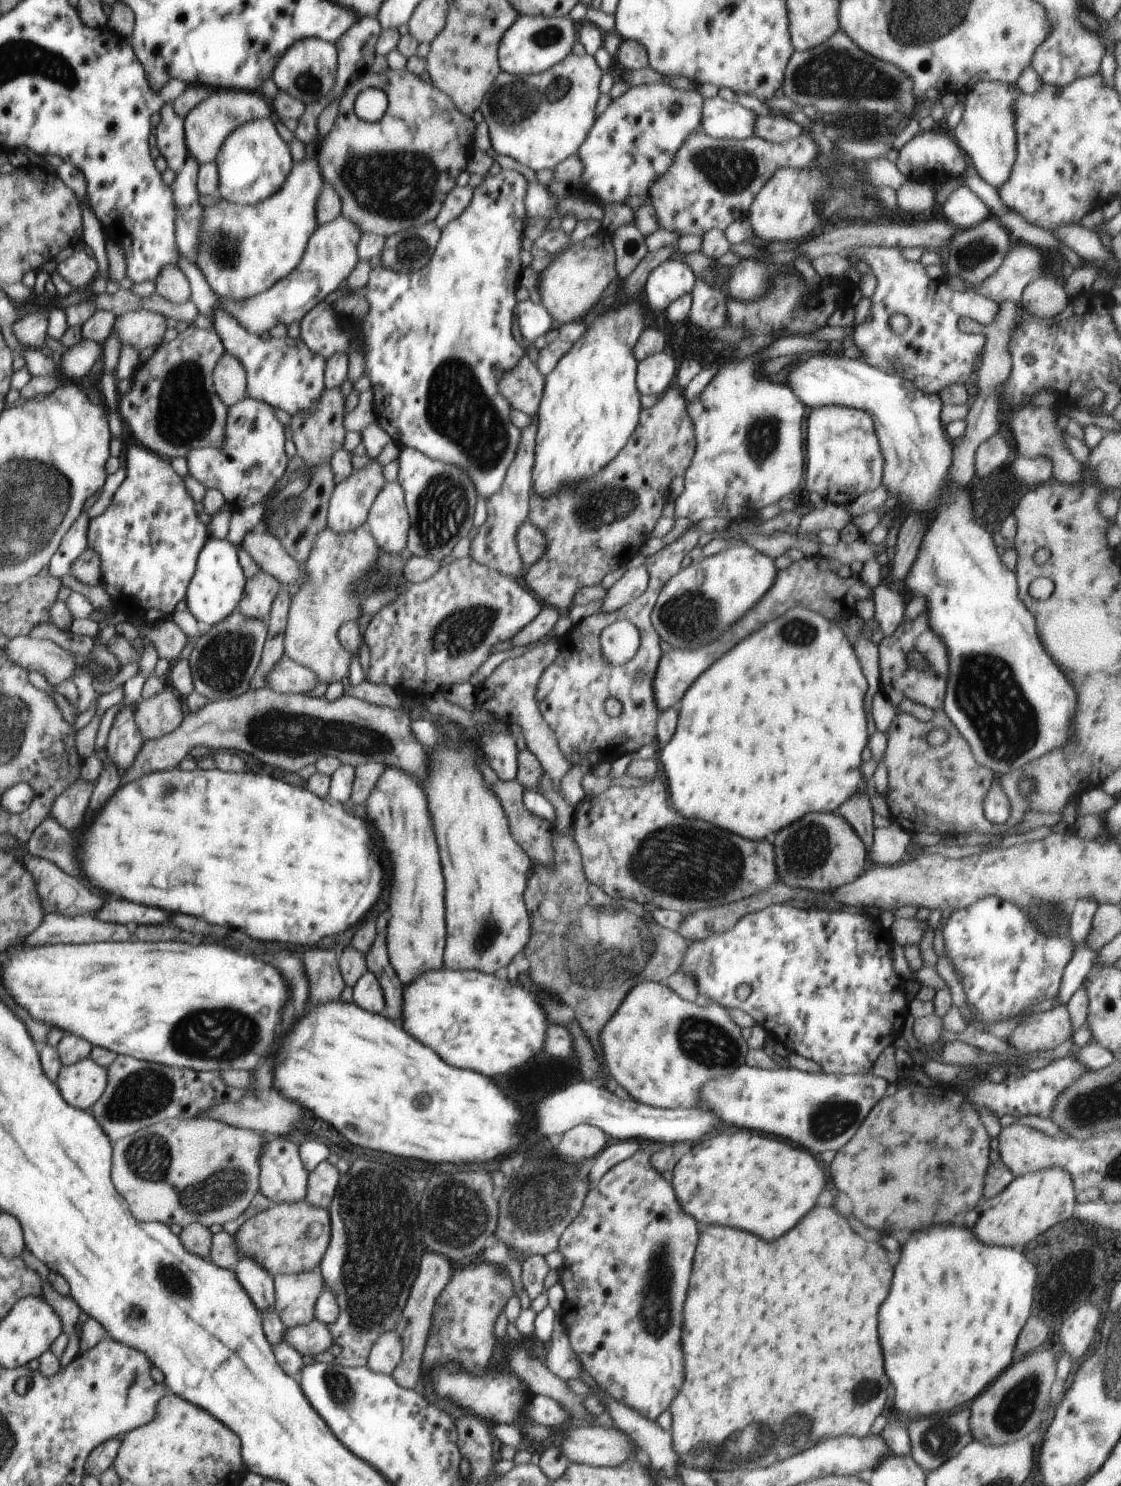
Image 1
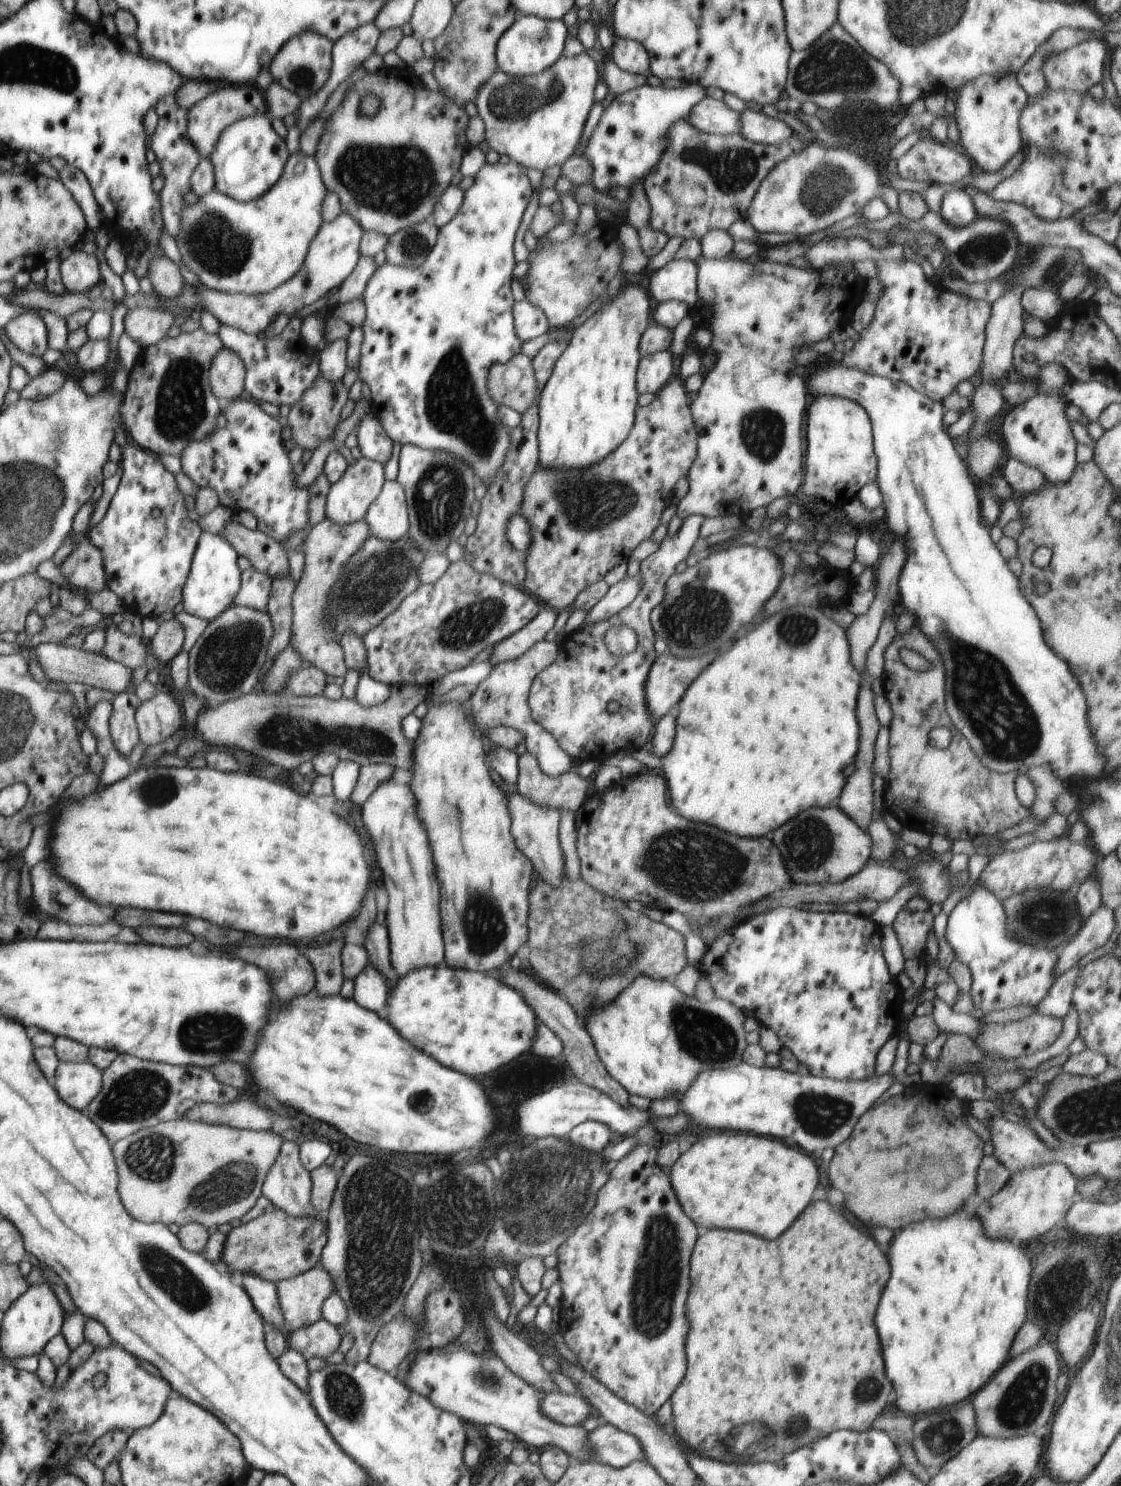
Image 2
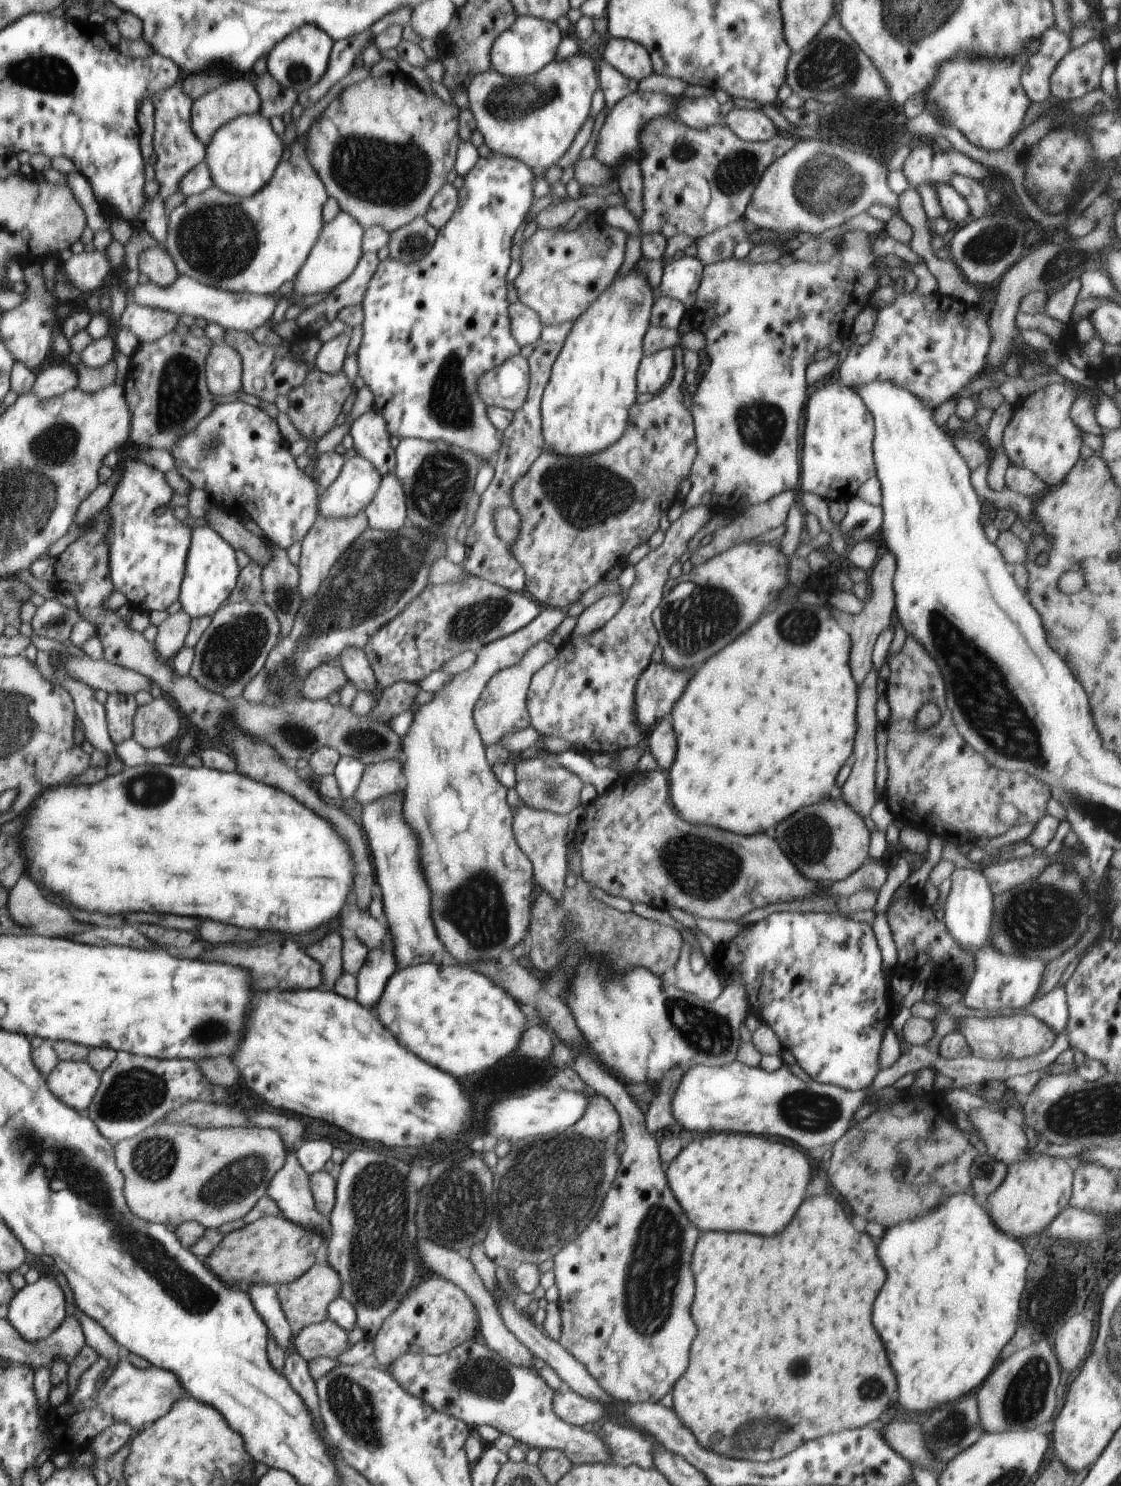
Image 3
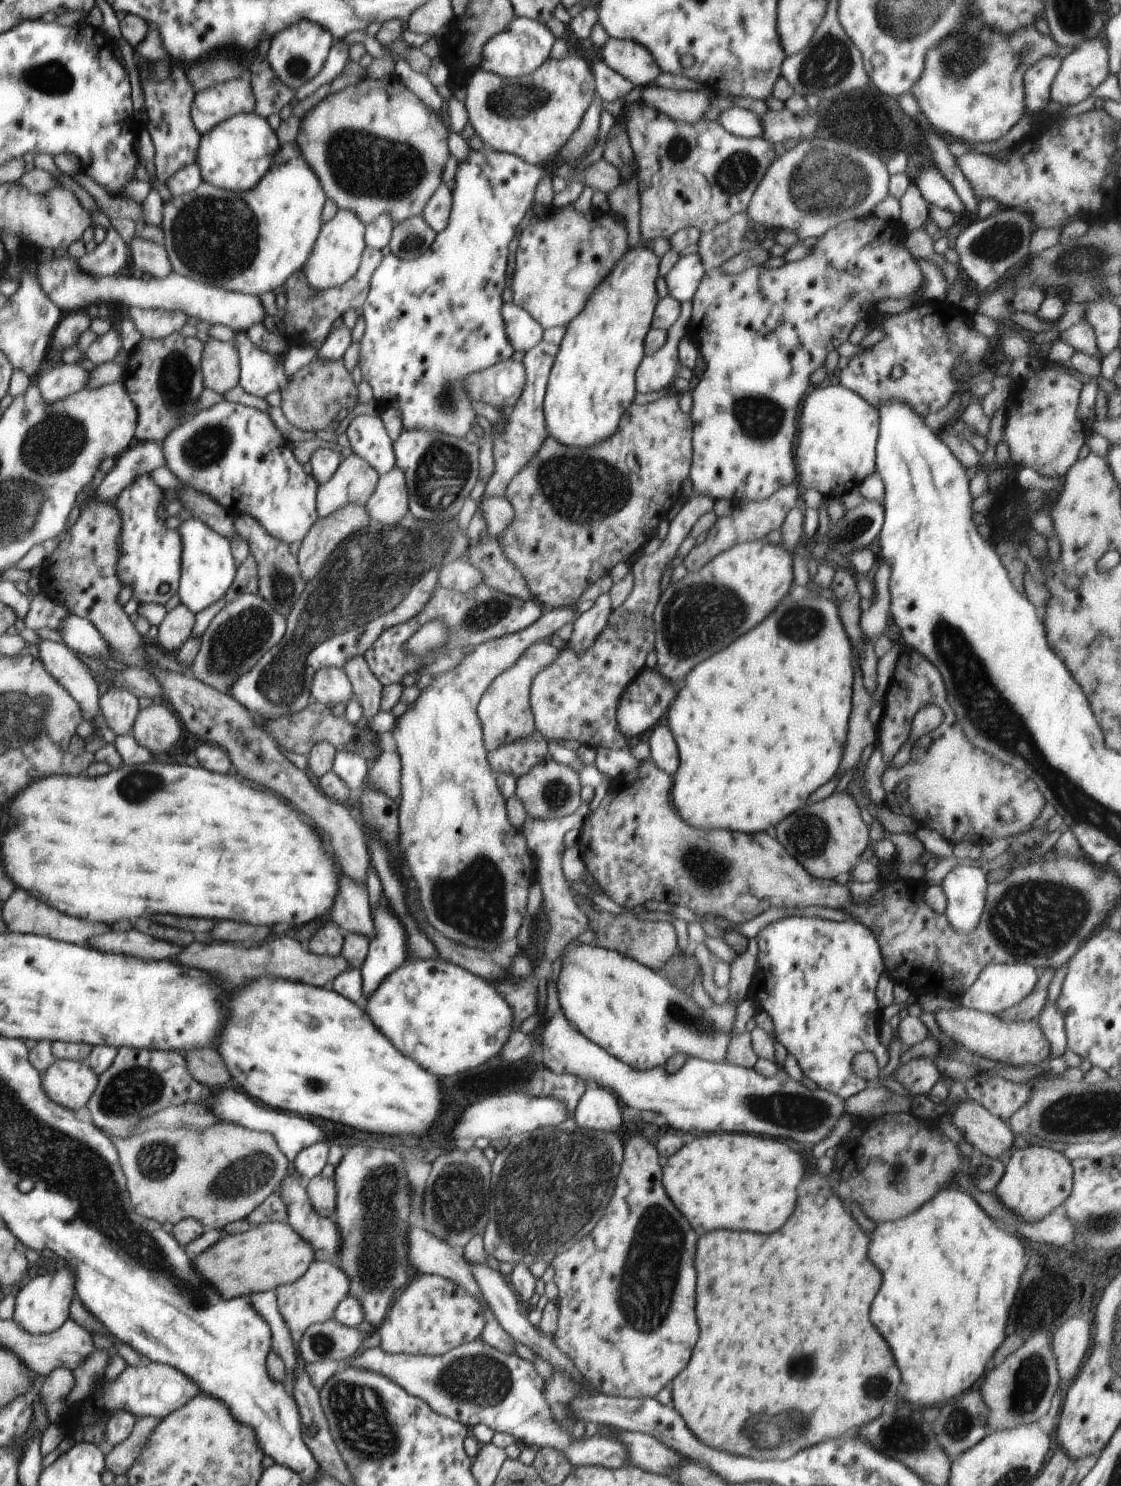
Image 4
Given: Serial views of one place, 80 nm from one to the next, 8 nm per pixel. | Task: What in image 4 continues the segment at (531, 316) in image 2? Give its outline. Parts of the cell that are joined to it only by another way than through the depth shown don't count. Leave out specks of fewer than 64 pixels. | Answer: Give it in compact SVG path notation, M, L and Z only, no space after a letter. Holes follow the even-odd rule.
M504 303L501 308L505 331L513 350L528 352L543 340L542 325L536 322L524 308L517 304Z

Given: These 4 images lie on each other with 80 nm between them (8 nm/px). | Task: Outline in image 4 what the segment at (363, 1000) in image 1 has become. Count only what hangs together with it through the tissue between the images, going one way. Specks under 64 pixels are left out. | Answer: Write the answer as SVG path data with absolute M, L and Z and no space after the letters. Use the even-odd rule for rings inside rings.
M388 906L374 908L372 916L374 936L369 940L367 957L360 968L366 998L377 990L386 976L406 962L406 932L400 920Z

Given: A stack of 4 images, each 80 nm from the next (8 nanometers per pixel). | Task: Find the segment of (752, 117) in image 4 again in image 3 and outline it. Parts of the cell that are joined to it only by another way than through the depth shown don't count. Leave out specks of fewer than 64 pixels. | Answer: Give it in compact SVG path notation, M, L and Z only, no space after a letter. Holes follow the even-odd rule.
M734 107L723 116L723 122L745 141L767 141L780 134L772 120L754 108Z

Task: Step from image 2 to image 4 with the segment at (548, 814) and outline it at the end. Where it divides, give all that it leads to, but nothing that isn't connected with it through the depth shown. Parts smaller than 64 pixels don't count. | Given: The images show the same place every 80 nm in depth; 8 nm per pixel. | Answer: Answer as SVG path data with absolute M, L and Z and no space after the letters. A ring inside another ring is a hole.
M583 801L570 816L559 819L532 819L527 816L523 826L519 828L519 836L524 836L528 851L535 862L536 879L543 892L542 916L547 917L549 927L543 944L543 960L550 964L558 960L570 941L589 930L588 912L576 902L575 896L570 892L561 867L561 858L566 850L563 846L565 834L571 829L580 830L584 819L590 812L589 803ZM561 852L563 854L560 854Z

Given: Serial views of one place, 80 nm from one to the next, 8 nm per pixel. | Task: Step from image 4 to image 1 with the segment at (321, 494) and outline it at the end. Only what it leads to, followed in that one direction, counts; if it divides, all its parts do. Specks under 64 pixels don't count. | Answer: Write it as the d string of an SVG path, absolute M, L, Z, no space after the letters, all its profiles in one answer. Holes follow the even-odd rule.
M374 459L370 464L366 464L365 468L354 470L344 482L336 484L334 492L332 492L327 514L327 528L336 534L348 534L360 526L365 526L370 508L372 508L376 496L383 490L385 484L382 467Z

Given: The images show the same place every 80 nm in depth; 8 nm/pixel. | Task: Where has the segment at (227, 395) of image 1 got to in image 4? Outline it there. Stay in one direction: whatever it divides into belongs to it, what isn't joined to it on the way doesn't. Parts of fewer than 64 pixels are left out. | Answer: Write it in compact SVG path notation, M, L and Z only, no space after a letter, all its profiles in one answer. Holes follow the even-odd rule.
M208 339L201 360L204 387L224 394L240 384L239 352L233 343Z

